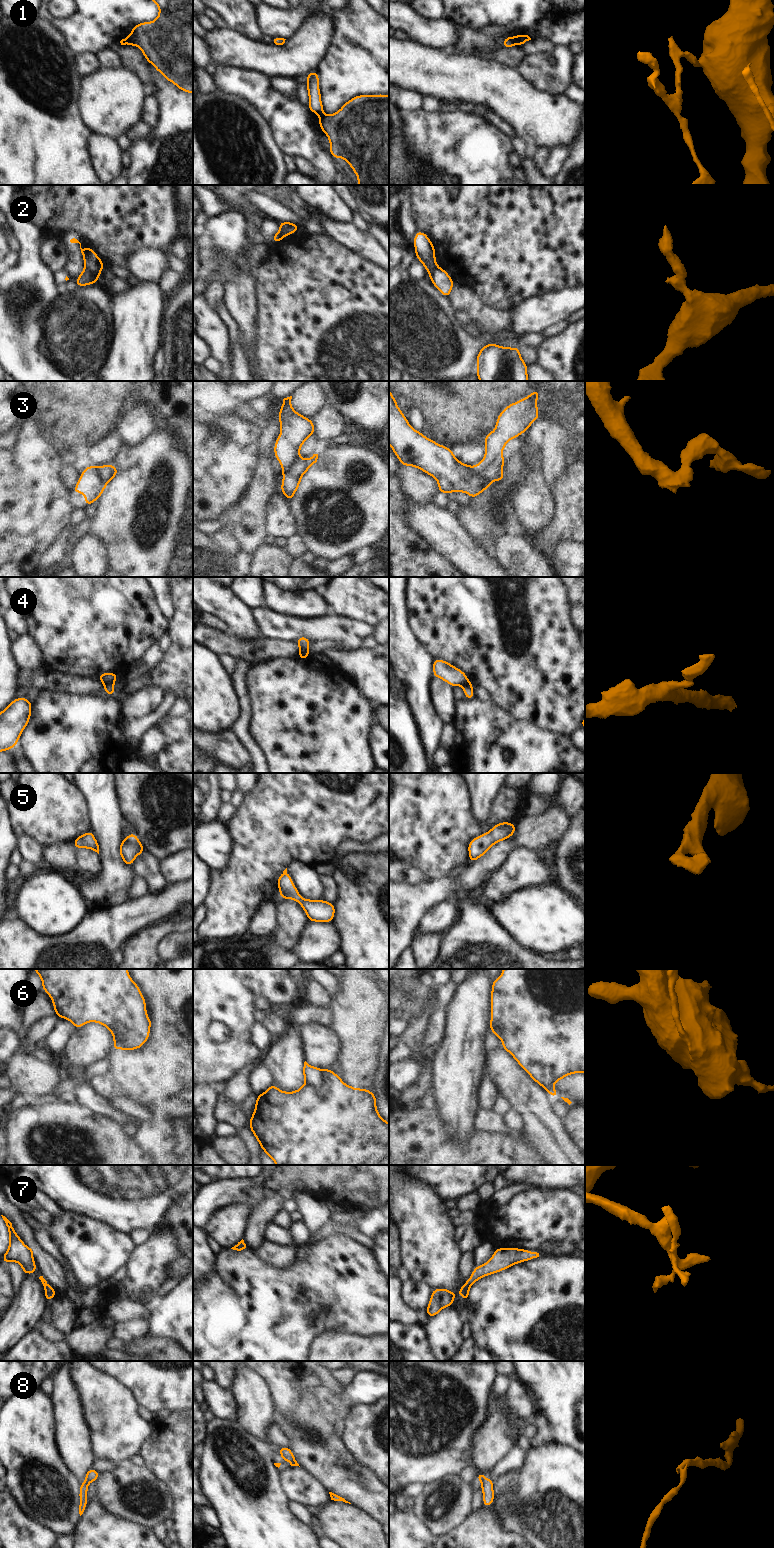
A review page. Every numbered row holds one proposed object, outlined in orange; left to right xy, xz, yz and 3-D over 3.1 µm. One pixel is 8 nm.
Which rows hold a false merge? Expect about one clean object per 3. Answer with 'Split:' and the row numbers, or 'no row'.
Split: 1, 2, 3, 4, 6, 8

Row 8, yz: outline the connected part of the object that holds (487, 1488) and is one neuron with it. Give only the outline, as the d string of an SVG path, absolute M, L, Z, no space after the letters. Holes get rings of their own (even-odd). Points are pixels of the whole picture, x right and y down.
M491 1477L488 1480L484 1478L483 1485L481 1486L481 1490L483 1492L483 1507L490 1507L494 1500L494 1491L493 1491L493 1484Z

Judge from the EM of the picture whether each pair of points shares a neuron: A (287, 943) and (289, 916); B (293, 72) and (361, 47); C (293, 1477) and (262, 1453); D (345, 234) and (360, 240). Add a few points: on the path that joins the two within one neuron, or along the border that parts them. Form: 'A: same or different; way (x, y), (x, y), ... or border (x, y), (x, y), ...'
A: same; way (287, 936), (289, 923)
B: different; border (330, 41), (324, 56), (315, 69)
C: different; border (278, 1471), (280, 1486), (284, 1494)
D: same; way (349, 236), (356, 240)

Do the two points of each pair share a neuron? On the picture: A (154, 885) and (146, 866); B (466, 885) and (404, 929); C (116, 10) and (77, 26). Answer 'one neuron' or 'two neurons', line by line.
A: one neuron
B: one neuron
C: one neuron

